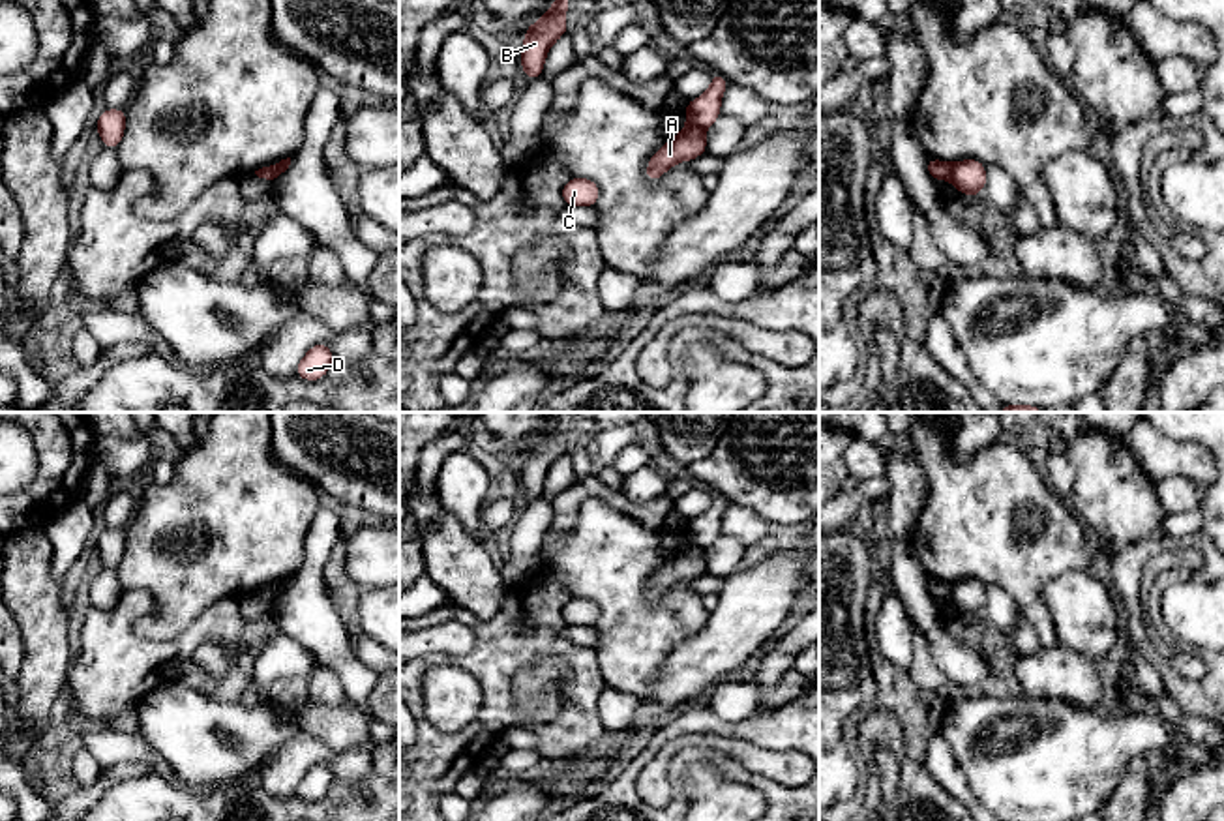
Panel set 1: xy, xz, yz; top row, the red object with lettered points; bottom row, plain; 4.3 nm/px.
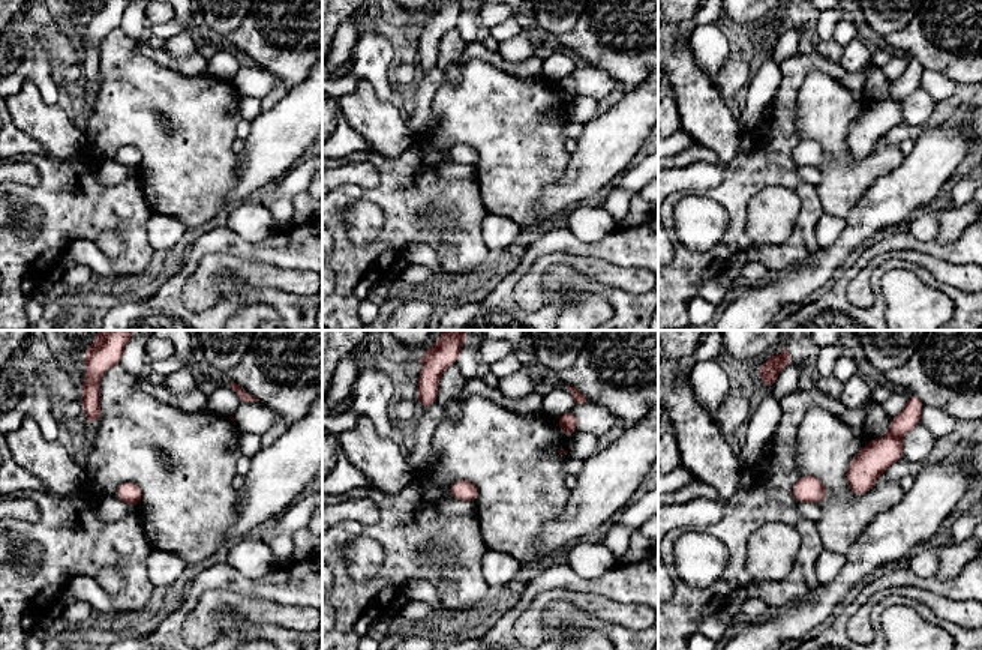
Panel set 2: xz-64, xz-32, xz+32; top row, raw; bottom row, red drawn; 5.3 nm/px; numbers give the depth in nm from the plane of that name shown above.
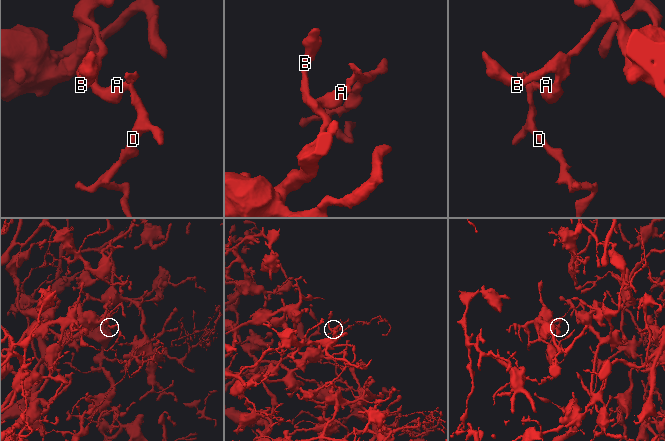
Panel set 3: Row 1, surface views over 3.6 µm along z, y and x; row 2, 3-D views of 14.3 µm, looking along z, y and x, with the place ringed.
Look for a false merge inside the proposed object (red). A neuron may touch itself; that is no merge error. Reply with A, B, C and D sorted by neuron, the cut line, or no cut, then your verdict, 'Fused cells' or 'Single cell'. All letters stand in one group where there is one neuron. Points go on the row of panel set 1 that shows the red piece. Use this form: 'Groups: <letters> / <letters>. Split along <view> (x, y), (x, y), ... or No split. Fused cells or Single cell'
Groups: A B C / D. Split along yz (953, 165), (949, 179). Fused cells

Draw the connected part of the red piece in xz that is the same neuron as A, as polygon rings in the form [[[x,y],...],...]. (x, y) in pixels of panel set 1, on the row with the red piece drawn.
[[[688,126],[673,135],[647,163],[645,174],[650,184],[679,161],[692,161],[707,154],[705,131],[697,126]]]

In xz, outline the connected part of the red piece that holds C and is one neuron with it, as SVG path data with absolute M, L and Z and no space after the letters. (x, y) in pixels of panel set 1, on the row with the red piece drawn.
M570 178L562 186L560 197L568 206L596 206L600 187L589 178Z

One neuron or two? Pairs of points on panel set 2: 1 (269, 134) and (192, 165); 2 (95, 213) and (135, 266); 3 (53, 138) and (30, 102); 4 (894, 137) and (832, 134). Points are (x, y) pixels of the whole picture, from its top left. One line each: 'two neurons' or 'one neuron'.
1: two neurons
2: one neuron
3: one neuron
4: two neurons

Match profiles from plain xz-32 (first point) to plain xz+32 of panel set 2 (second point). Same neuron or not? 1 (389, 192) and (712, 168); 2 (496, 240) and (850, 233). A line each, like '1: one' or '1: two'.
1: two
2: two

